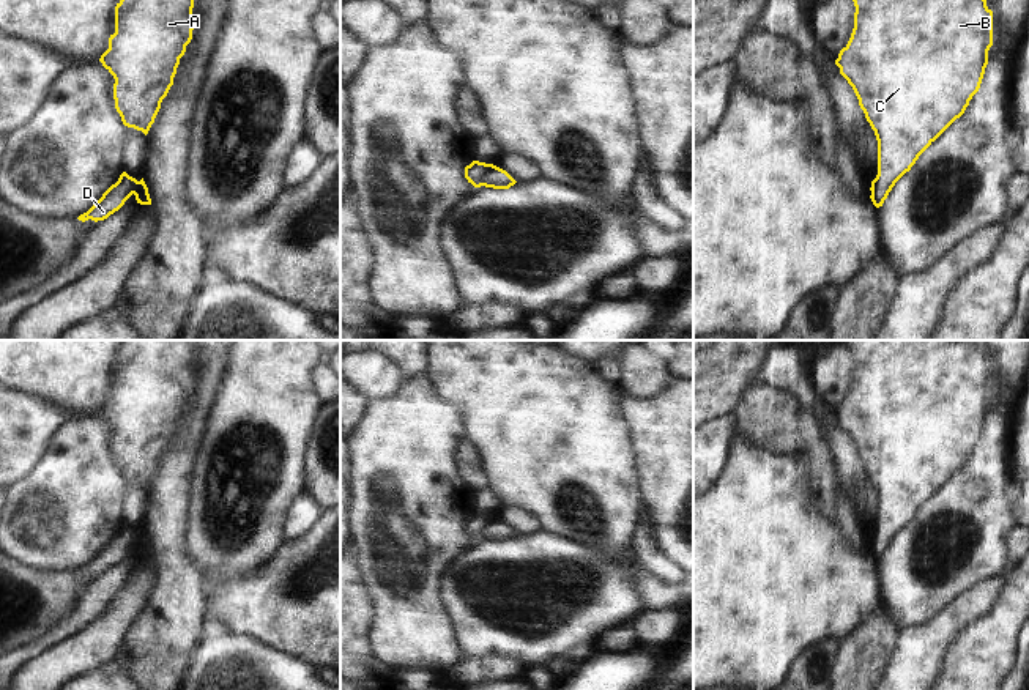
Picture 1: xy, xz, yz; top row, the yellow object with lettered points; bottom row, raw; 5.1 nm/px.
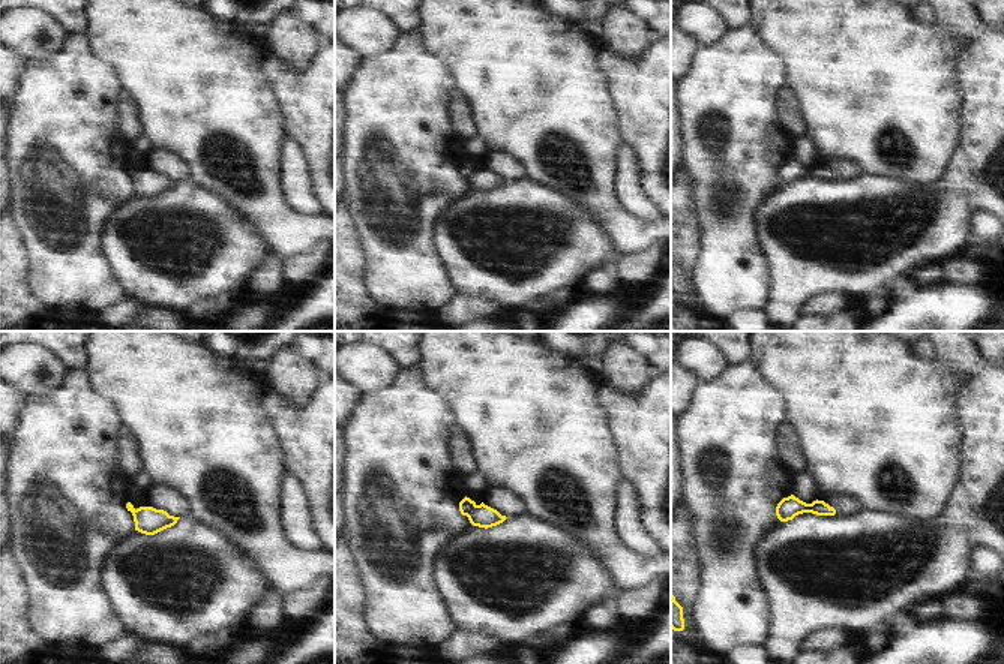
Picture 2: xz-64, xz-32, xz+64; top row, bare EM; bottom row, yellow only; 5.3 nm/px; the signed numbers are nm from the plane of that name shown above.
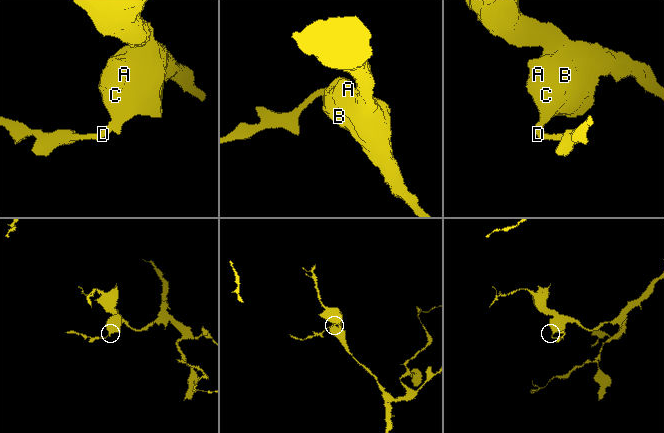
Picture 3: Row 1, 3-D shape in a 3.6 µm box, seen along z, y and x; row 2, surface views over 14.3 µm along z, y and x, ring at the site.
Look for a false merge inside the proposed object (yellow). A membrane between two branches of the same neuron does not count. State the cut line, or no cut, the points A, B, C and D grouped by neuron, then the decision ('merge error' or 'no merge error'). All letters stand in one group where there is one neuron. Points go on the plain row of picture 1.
cut in xz along (492, 517), (479, 537); A B C / D; merge error

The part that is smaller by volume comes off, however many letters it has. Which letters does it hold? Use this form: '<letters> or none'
D

